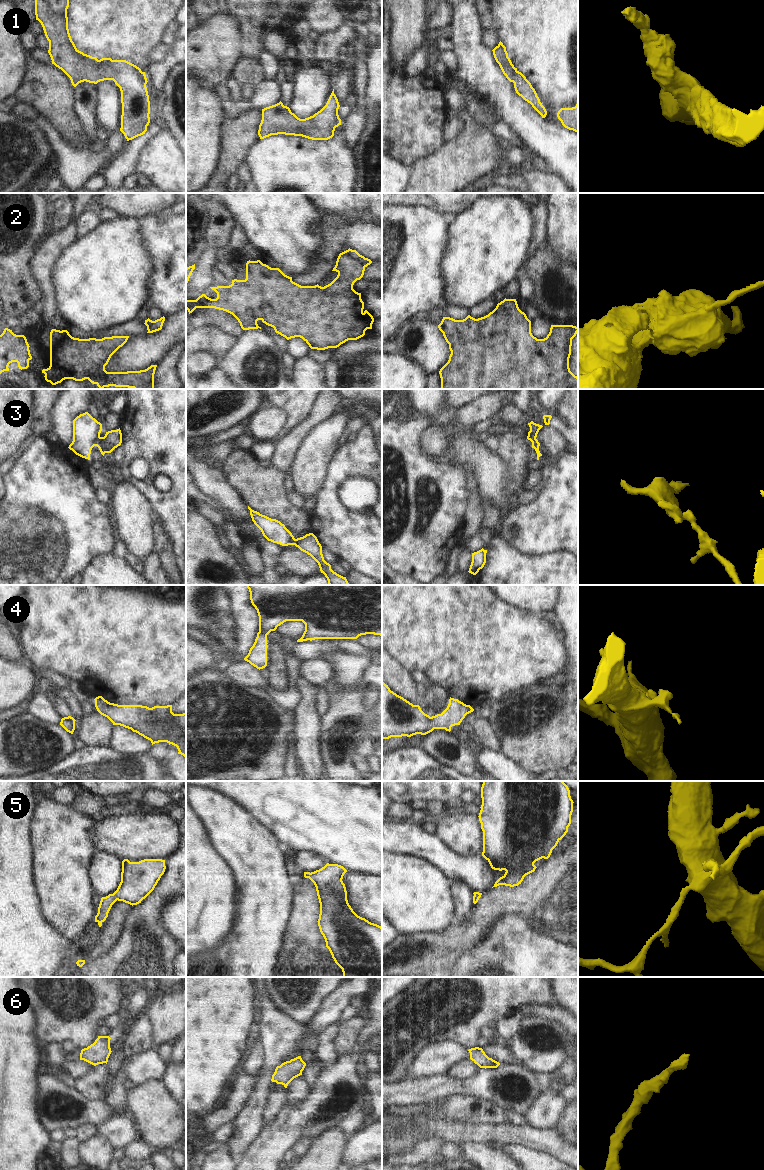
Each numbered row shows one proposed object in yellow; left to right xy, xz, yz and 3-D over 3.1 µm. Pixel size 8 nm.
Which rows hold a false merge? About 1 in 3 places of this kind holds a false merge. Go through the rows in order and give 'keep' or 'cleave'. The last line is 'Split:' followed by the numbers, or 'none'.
1: keep
2: cleave
3: cleave
4: keep
5: keep
6: keep
Split: 2, 3

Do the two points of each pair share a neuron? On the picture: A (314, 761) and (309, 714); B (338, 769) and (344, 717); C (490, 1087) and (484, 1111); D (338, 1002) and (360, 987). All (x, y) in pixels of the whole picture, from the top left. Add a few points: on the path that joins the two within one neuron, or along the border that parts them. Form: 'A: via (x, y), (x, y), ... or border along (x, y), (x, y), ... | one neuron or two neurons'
A: via (309, 749), (309, 726) | one neuron
B: via (335, 755), (326, 742), (326, 731), (330, 727) | one neuron
C: border along (463, 1092), (494, 1101), (504, 1109) | two neurons
D: via (343, 997), (355, 987) | one neuron

